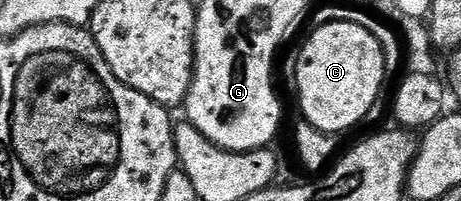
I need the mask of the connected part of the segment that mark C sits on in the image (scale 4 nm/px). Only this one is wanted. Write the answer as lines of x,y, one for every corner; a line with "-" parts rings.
347,21
322,25
309,35
294,73
301,116
320,131
342,135
345,129
360,124
369,115
382,84
387,84
384,51
364,27

